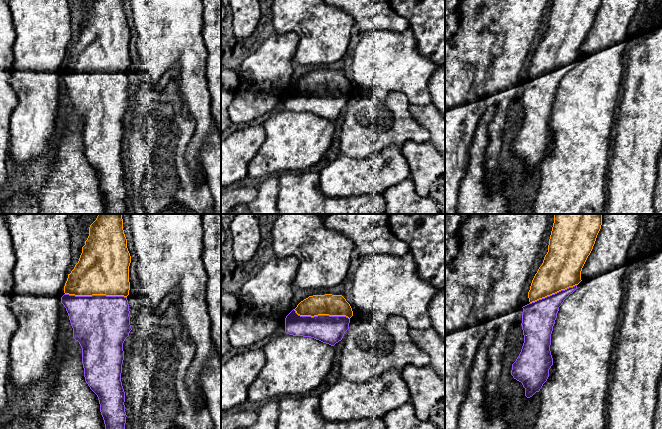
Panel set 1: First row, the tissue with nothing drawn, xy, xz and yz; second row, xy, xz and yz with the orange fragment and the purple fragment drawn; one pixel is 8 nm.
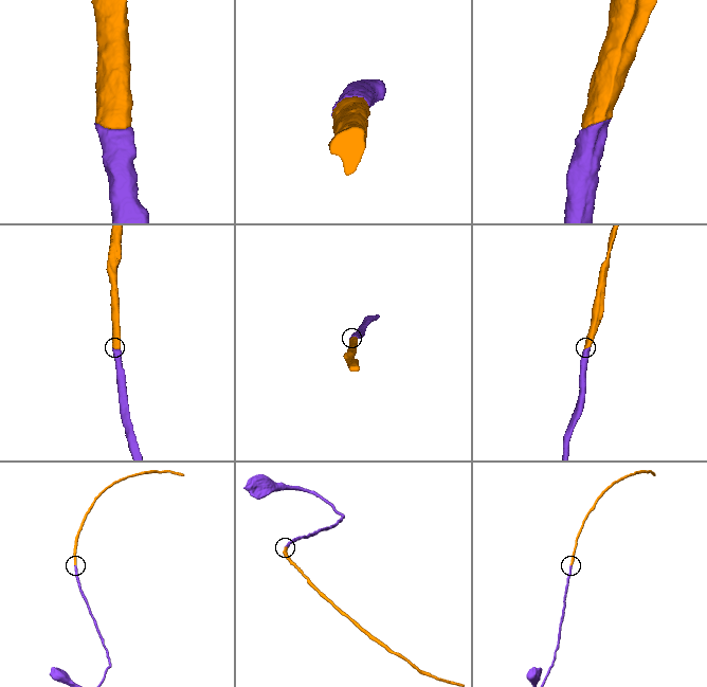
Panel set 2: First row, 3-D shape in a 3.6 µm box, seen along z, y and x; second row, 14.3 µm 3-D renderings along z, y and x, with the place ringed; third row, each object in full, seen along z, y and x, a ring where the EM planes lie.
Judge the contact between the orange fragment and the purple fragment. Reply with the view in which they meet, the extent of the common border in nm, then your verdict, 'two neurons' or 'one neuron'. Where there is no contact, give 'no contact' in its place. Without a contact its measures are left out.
xy | 500 nm | one neuron

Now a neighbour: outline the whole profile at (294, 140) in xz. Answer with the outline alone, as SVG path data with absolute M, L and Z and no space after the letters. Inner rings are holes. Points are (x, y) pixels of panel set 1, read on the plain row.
M283 110L263 123L266 139L248 166L248 176L305 169L316 165L330 148L336 126L311 113Z

